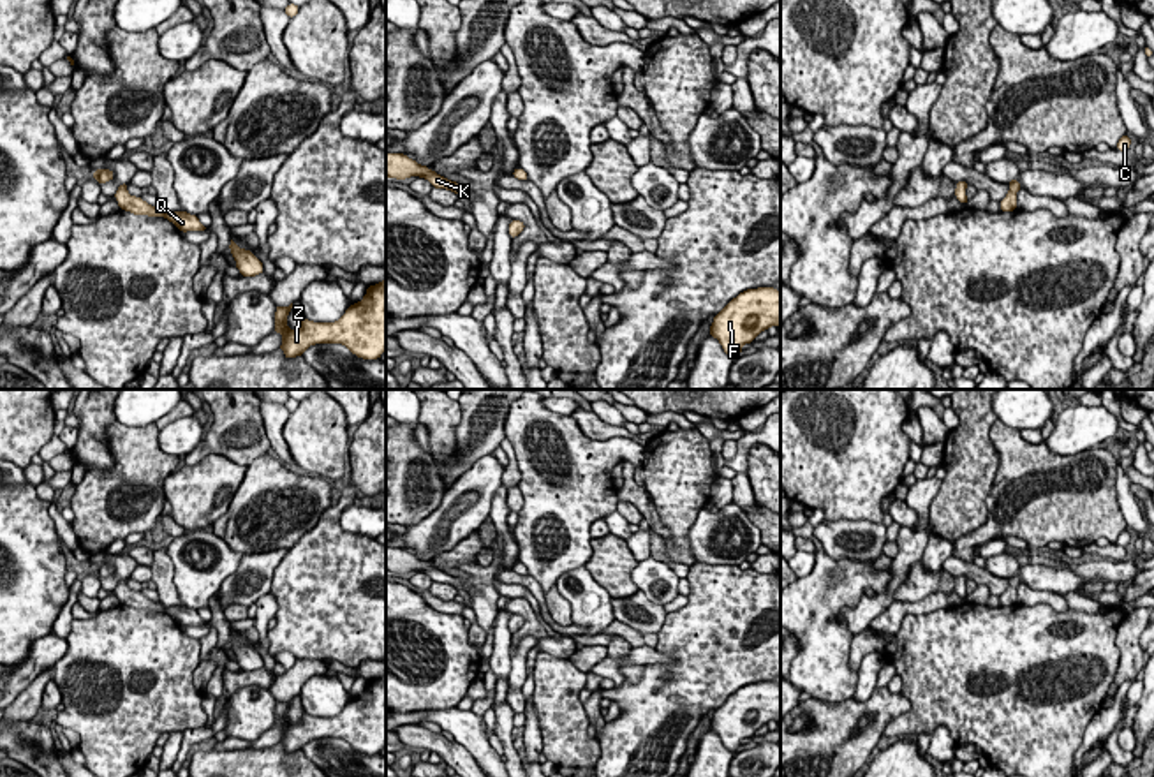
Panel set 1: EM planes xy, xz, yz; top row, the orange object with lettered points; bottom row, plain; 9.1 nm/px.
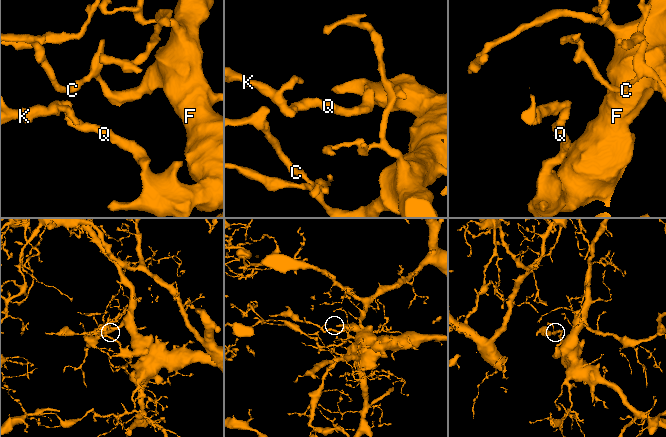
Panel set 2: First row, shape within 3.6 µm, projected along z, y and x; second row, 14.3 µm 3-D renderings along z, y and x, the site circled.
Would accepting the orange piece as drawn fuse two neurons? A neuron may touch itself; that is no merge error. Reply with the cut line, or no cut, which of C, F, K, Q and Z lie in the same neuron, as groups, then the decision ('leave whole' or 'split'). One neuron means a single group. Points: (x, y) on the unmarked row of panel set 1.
no cut | C F K Q Z | leave whole

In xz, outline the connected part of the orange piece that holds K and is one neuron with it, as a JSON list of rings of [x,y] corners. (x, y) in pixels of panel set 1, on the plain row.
[[[386,548],[386,571],[396,573],[400,576],[411,571],[419,571],[428,574],[435,583],[453,585],[456,590],[465,590],[467,594],[470,594],[470,590],[456,576],[437,569],[426,560],[419,560],[416,555],[409,553],[403,548]]]

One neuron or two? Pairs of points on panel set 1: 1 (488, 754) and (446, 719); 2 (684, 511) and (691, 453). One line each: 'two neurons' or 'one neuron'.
1: one neuron
2: one neuron

